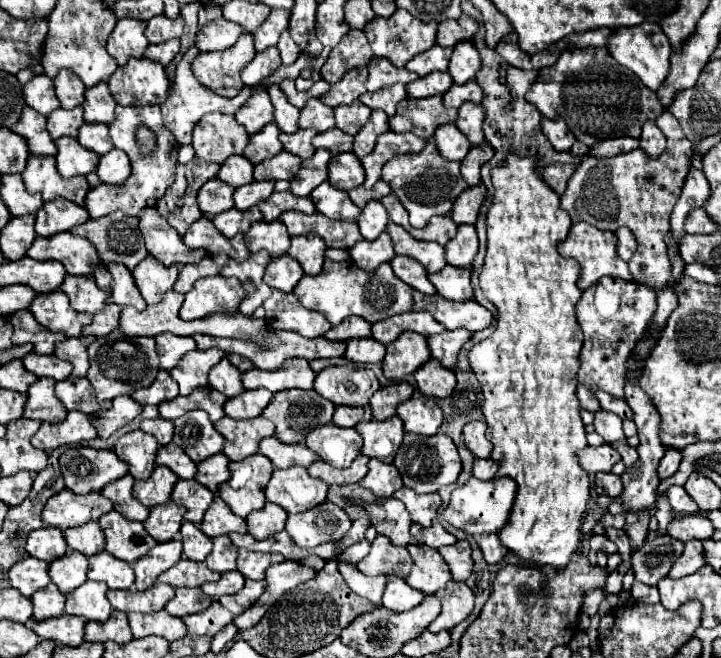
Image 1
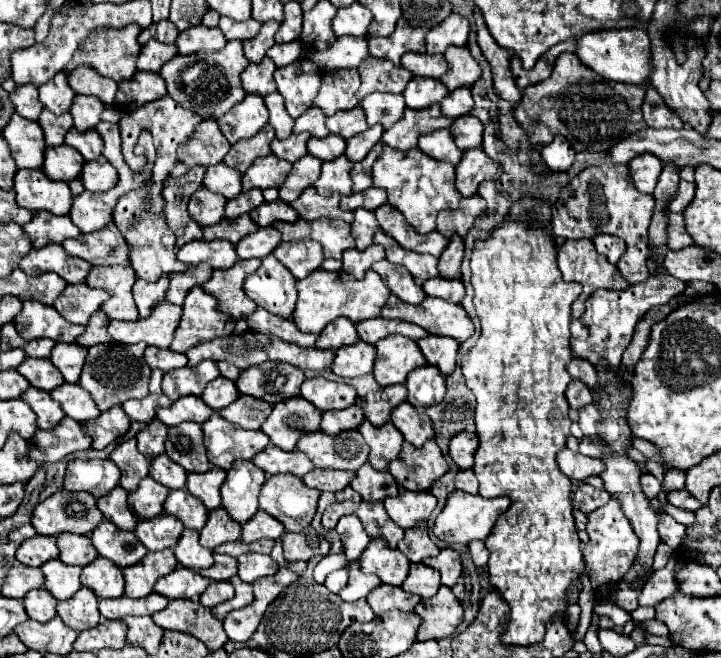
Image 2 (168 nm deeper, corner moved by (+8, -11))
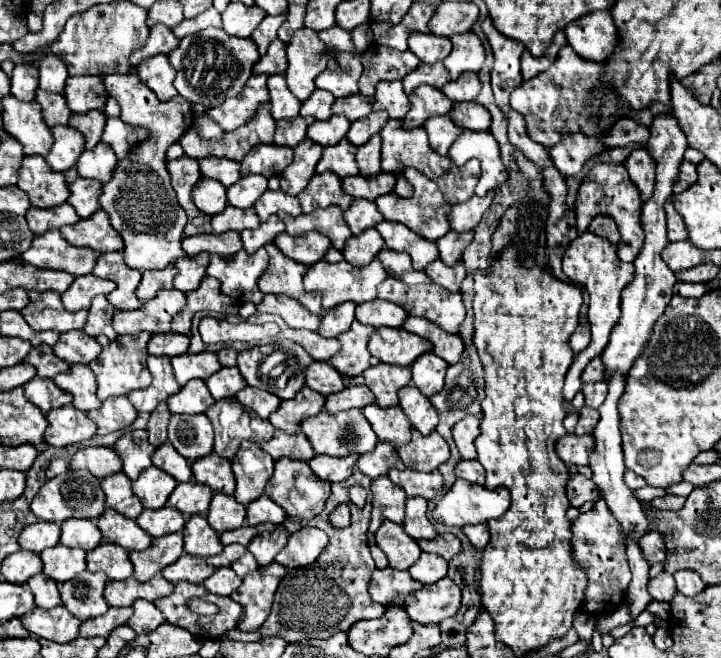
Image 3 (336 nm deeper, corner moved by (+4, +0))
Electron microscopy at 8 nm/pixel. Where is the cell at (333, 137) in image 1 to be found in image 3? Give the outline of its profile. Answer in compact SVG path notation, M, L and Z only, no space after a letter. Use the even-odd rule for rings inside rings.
M333 115L327 121L315 121L309 129L307 129L307 137L315 143L319 143L321 147L329 147L329 145L337 145L349 131L349 121L343 115Z

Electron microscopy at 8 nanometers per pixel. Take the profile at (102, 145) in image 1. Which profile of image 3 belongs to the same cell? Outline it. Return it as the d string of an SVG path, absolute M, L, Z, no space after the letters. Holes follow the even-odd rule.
M95 109L95 111L83 113L83 115L73 113L71 119L69 119L69 125L83 133L85 149L93 149L101 141L101 133L105 129L105 121L107 121L107 115L103 113L103 109Z

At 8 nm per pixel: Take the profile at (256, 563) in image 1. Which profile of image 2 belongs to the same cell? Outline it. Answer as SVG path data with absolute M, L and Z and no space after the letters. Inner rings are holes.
M247 552L247 554L239 556L237 560L239 560L239 578L247 584L251 584L263 576L273 576L279 570L277 562L267 554Z

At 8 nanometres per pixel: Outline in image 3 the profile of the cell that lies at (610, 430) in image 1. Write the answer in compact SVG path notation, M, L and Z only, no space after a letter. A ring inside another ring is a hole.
M605 381L591 383L591 385L585 385L581 391L585 395L585 405L591 409L599 409L599 405L603 403L603 397L607 395L607 383Z

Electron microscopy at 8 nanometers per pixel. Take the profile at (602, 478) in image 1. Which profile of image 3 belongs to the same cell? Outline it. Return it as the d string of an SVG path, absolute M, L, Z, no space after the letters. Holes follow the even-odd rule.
M575 475L573 479L567 481L567 499L573 507L581 507L587 501L597 501L599 493L595 493L595 485L591 485L591 479L583 475Z

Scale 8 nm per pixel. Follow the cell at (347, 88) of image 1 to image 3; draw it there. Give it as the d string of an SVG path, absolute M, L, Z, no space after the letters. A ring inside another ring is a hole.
M331 53L327 69L317 77L315 85L335 95L335 99L359 93L357 81L363 73L359 55L355 53Z

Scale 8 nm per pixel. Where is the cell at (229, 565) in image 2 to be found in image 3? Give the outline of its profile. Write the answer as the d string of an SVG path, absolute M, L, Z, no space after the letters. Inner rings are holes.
M227 545L219 555L213 555L213 557L207 557L207 563L213 565L213 567L229 567L233 565L239 557L243 557L245 553L245 547L243 545Z

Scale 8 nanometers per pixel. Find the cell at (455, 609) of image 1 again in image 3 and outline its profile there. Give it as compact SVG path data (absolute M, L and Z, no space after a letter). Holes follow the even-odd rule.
M443 577L431 585L423 585L423 589L411 593L405 601L409 617L421 625L441 623L443 619L453 617L459 607L461 589L449 577Z

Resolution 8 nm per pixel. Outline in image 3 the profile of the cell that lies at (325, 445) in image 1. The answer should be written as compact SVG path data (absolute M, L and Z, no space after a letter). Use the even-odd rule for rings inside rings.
M357 409L343 411L337 415L321 411L313 417L307 417L301 423L301 433L307 435L307 439L313 445L317 455L333 455L333 457L345 457L351 453L361 455L361 453L371 453L371 449L375 449L375 445L377 445L377 437L375 437L371 425L367 423L365 415Z

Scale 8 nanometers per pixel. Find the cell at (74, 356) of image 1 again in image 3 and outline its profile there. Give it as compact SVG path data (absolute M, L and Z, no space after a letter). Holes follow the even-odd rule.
M83 331L61 333L59 341L53 347L55 355L67 361L67 365L89 365L97 357L99 349L101 345L93 337L87 337Z

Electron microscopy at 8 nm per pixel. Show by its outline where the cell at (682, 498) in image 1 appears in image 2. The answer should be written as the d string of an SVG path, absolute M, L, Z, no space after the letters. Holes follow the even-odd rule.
M685 488L671 490L669 496L667 496L667 502L671 502L673 506L679 506L679 508L685 508L685 510L697 510L697 508L701 508L699 500L695 500ZM677 492L679 492L679 496L677 496Z

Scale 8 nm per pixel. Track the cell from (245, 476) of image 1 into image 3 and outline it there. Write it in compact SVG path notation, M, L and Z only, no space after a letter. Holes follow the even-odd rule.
M243 441L233 459L233 475L237 481L235 499L241 505L249 505L263 495L265 485L273 475L273 459L259 445Z

